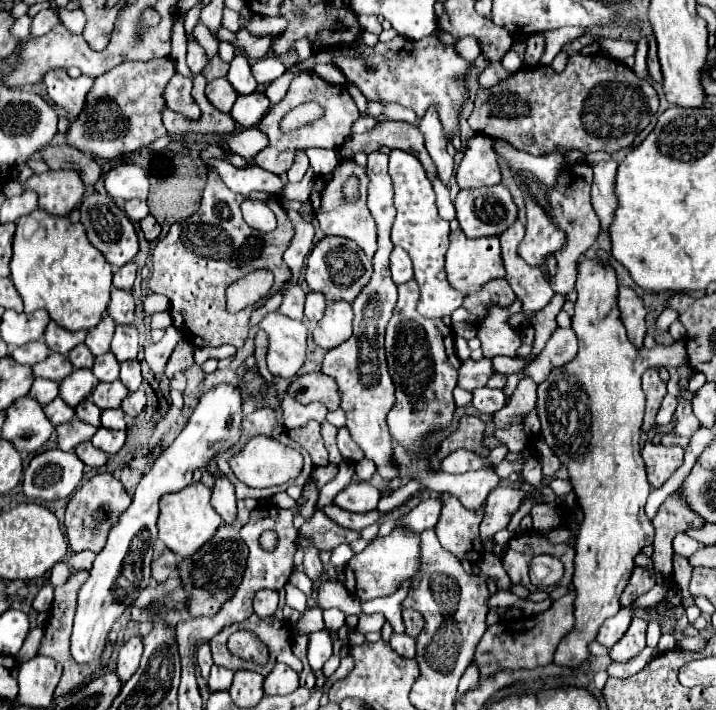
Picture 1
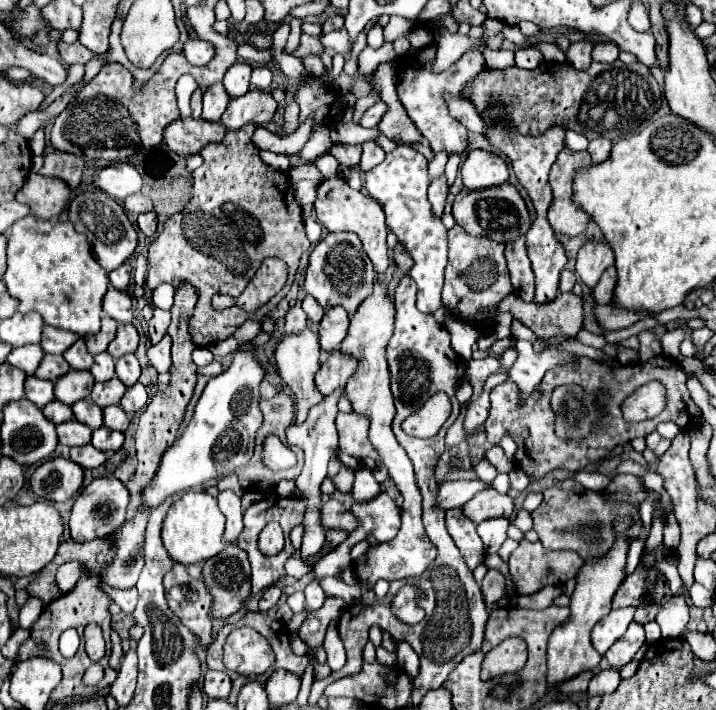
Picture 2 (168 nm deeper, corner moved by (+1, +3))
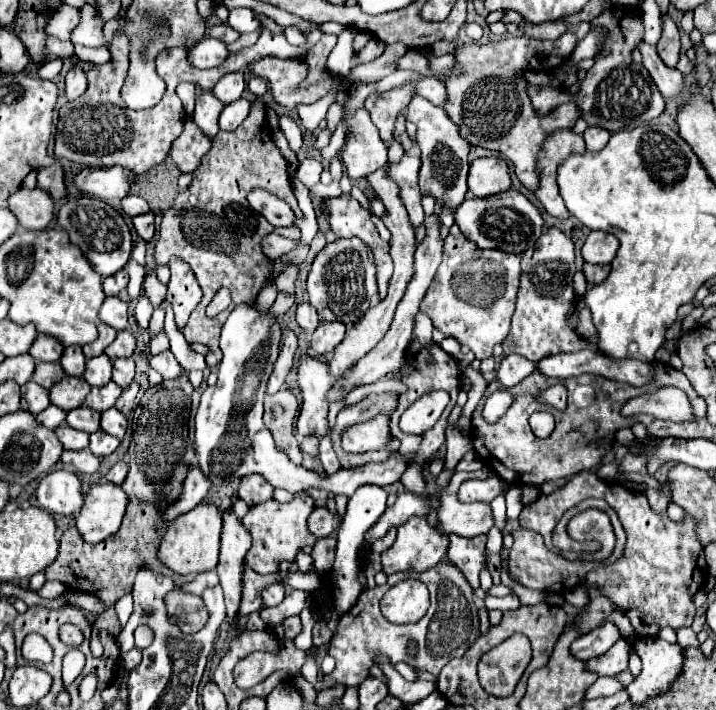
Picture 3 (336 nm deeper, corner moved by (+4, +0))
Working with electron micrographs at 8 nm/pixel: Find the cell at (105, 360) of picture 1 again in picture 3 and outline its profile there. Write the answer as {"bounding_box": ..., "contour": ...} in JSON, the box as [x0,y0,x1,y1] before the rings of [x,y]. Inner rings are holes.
{"bounding_box":[85,353,111,387],"contour":[[[103,353],[101,357],[93,357],[87,361],[85,365],[85,381],[93,387],[103,387],[105,383],[111,381],[111,361],[109,357]]]}

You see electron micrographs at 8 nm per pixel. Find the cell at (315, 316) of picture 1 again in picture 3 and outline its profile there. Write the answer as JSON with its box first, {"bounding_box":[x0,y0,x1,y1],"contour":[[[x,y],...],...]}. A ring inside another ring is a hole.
{"bounding_box":[295,303,319,331],"contour":[[[301,303],[301,305],[297,307],[295,315],[297,315],[297,323],[299,323],[299,327],[301,327],[303,331],[315,331],[315,329],[317,329],[317,325],[319,325],[319,315],[317,315],[317,311],[315,311],[309,303]]]}

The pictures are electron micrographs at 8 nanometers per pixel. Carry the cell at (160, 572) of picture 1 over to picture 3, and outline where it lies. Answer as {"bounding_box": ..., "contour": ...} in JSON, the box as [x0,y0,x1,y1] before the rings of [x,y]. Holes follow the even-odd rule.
{"bounding_box":[165,587,209,635],"contour":[[[175,587],[165,597],[165,605],[167,605],[167,613],[177,617],[177,627],[187,635],[203,629],[209,619],[209,611],[207,611],[203,599],[197,595],[185,593],[179,587]]]}

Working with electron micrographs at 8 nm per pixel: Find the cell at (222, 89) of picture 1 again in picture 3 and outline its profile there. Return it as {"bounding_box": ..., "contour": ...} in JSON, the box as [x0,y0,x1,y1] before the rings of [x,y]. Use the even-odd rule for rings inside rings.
{"bounding_box":[193,91,223,137],"contour":[[[205,91],[197,97],[197,105],[195,105],[195,113],[193,113],[193,121],[201,127],[201,131],[207,135],[207,137],[215,137],[217,131],[219,131],[219,125],[217,125],[217,119],[223,111],[223,103],[211,93],[211,91]]]}

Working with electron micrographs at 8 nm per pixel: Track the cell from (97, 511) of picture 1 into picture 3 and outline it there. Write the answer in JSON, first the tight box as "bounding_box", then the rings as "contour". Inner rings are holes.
{"bounding_box":[75,485,127,543],"contour":[[[93,485],[85,495],[85,503],[81,507],[79,517],[75,519],[83,541],[101,543],[103,539],[113,535],[121,525],[125,505],[127,495],[119,485]]]}

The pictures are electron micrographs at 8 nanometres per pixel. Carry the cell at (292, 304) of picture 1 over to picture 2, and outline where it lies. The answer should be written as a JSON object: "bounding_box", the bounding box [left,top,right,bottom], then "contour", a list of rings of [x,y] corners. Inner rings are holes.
{"bounding_box":[284,306,306,334],"contour":[[[292,306],[284,318],[284,330],[286,334],[296,334],[306,328],[306,314],[300,306]]]}

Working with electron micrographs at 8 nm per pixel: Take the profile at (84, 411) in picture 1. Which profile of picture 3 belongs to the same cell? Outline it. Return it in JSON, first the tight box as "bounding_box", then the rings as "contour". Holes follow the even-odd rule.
{"bounding_box":[65,405,101,433],"contour":[[[81,405],[81,407],[73,409],[73,411],[69,411],[65,421],[73,429],[81,429],[81,431],[87,431],[87,433],[95,433],[95,431],[99,431],[99,417],[101,415],[97,411]]]}

